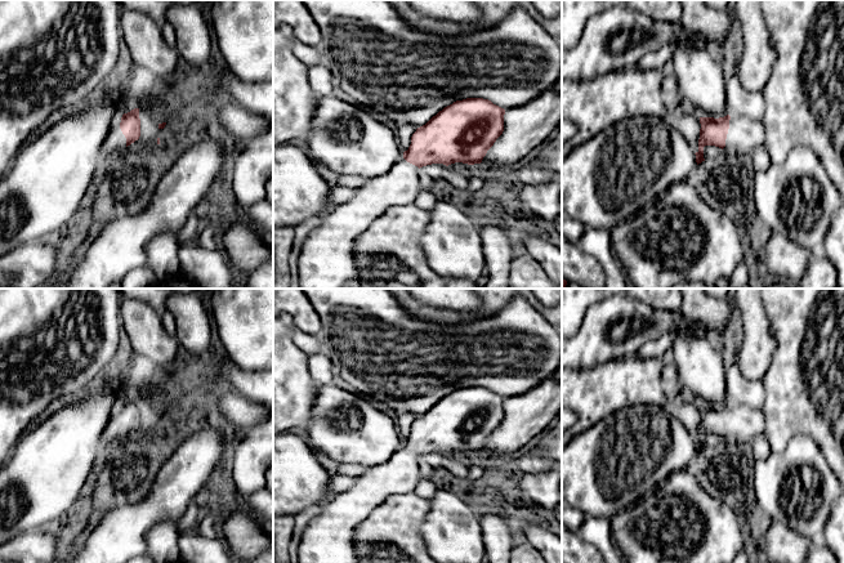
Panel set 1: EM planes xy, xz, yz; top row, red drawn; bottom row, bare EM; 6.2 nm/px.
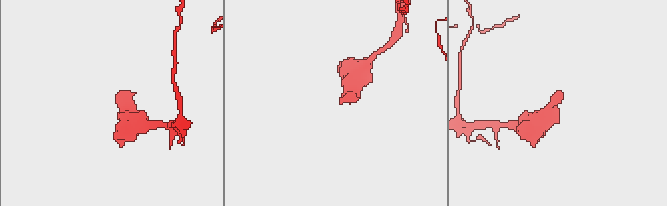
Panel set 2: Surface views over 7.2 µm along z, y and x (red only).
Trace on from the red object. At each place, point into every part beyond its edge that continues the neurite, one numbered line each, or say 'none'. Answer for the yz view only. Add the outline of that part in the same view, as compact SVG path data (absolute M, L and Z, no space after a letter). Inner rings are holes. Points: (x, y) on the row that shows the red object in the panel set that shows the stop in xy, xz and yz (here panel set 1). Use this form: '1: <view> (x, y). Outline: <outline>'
1: yz (745, 135). Outline: M731 116L725 149L746 157L763 144L765 144L765 138L762 122L743 116Z

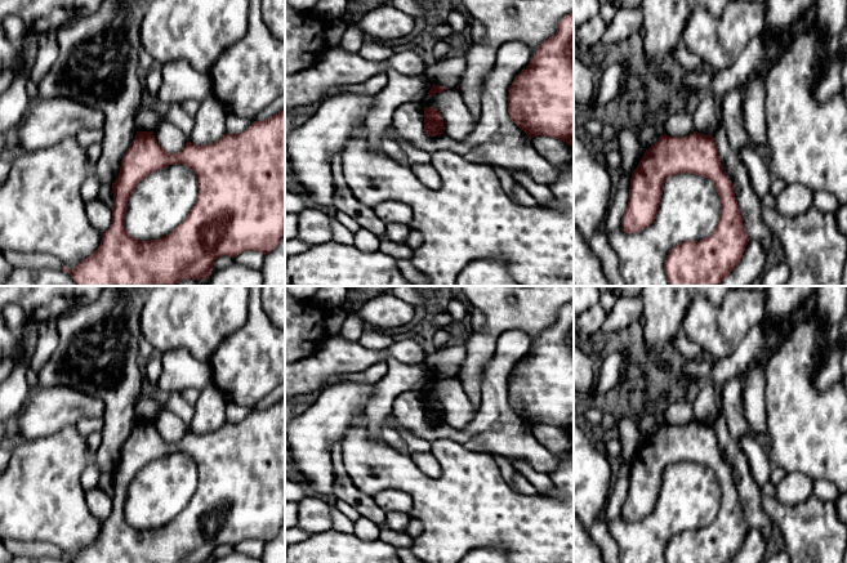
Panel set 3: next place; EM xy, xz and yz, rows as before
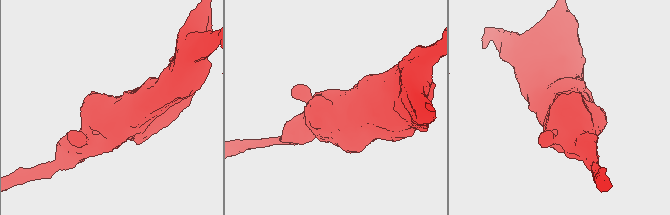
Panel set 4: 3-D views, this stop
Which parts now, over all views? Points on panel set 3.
none

